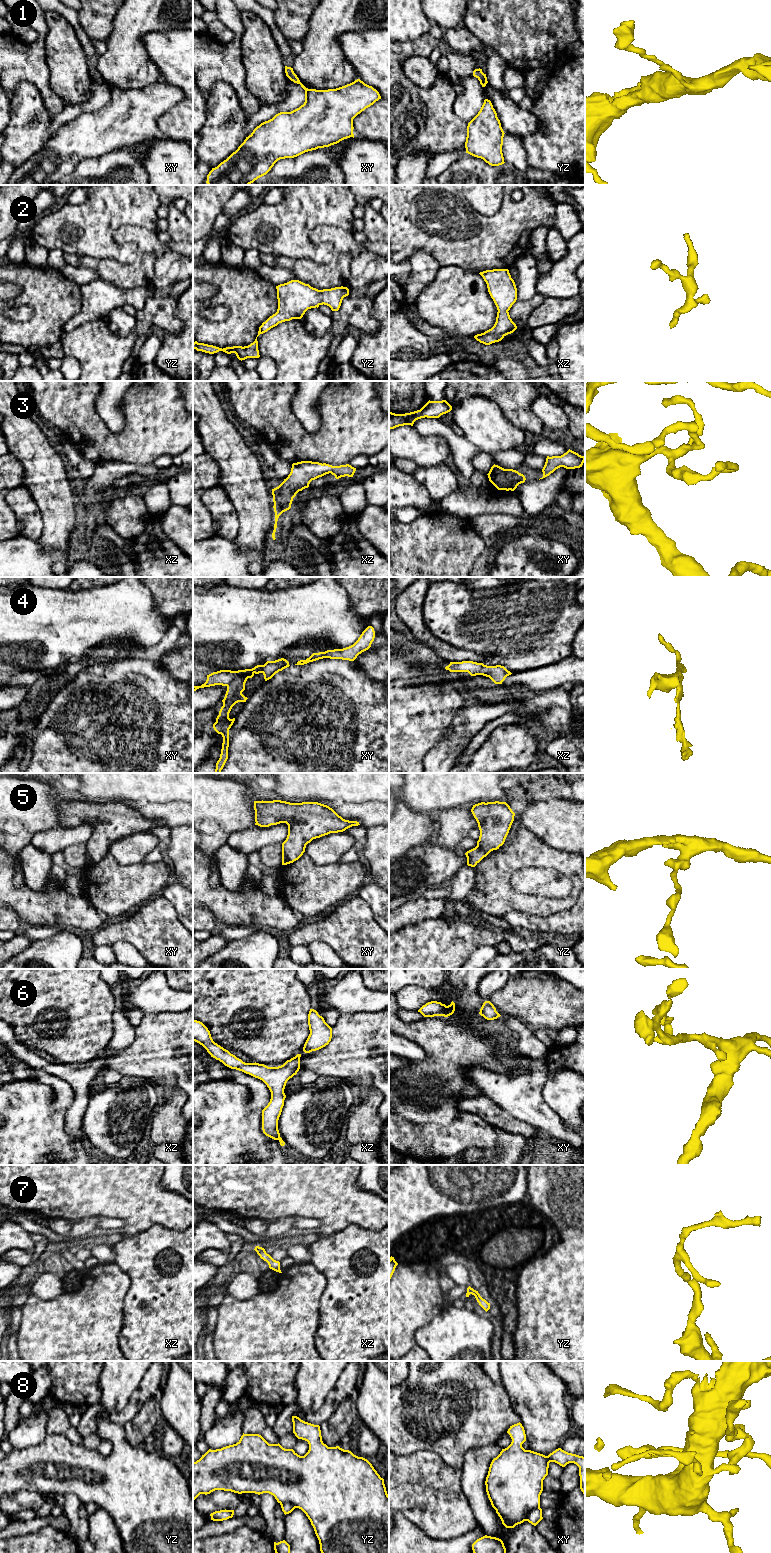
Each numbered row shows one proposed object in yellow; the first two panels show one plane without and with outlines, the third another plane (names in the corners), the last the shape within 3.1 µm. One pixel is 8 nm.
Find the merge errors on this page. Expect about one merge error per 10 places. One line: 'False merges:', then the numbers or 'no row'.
False merges: no row

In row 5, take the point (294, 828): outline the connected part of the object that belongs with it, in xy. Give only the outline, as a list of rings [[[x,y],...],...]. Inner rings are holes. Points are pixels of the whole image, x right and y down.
[[[262,800],[254,801],[254,810],[255,825],[288,825],[288,835],[282,843],[282,865],[298,860],[313,839],[360,825],[357,821],[343,819],[332,808],[318,802]]]

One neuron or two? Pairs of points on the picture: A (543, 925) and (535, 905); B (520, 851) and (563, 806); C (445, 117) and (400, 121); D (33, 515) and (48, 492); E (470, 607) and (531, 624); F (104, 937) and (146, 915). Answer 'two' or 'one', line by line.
A: two
B: two
C: one
D: two
E: one
F: one

